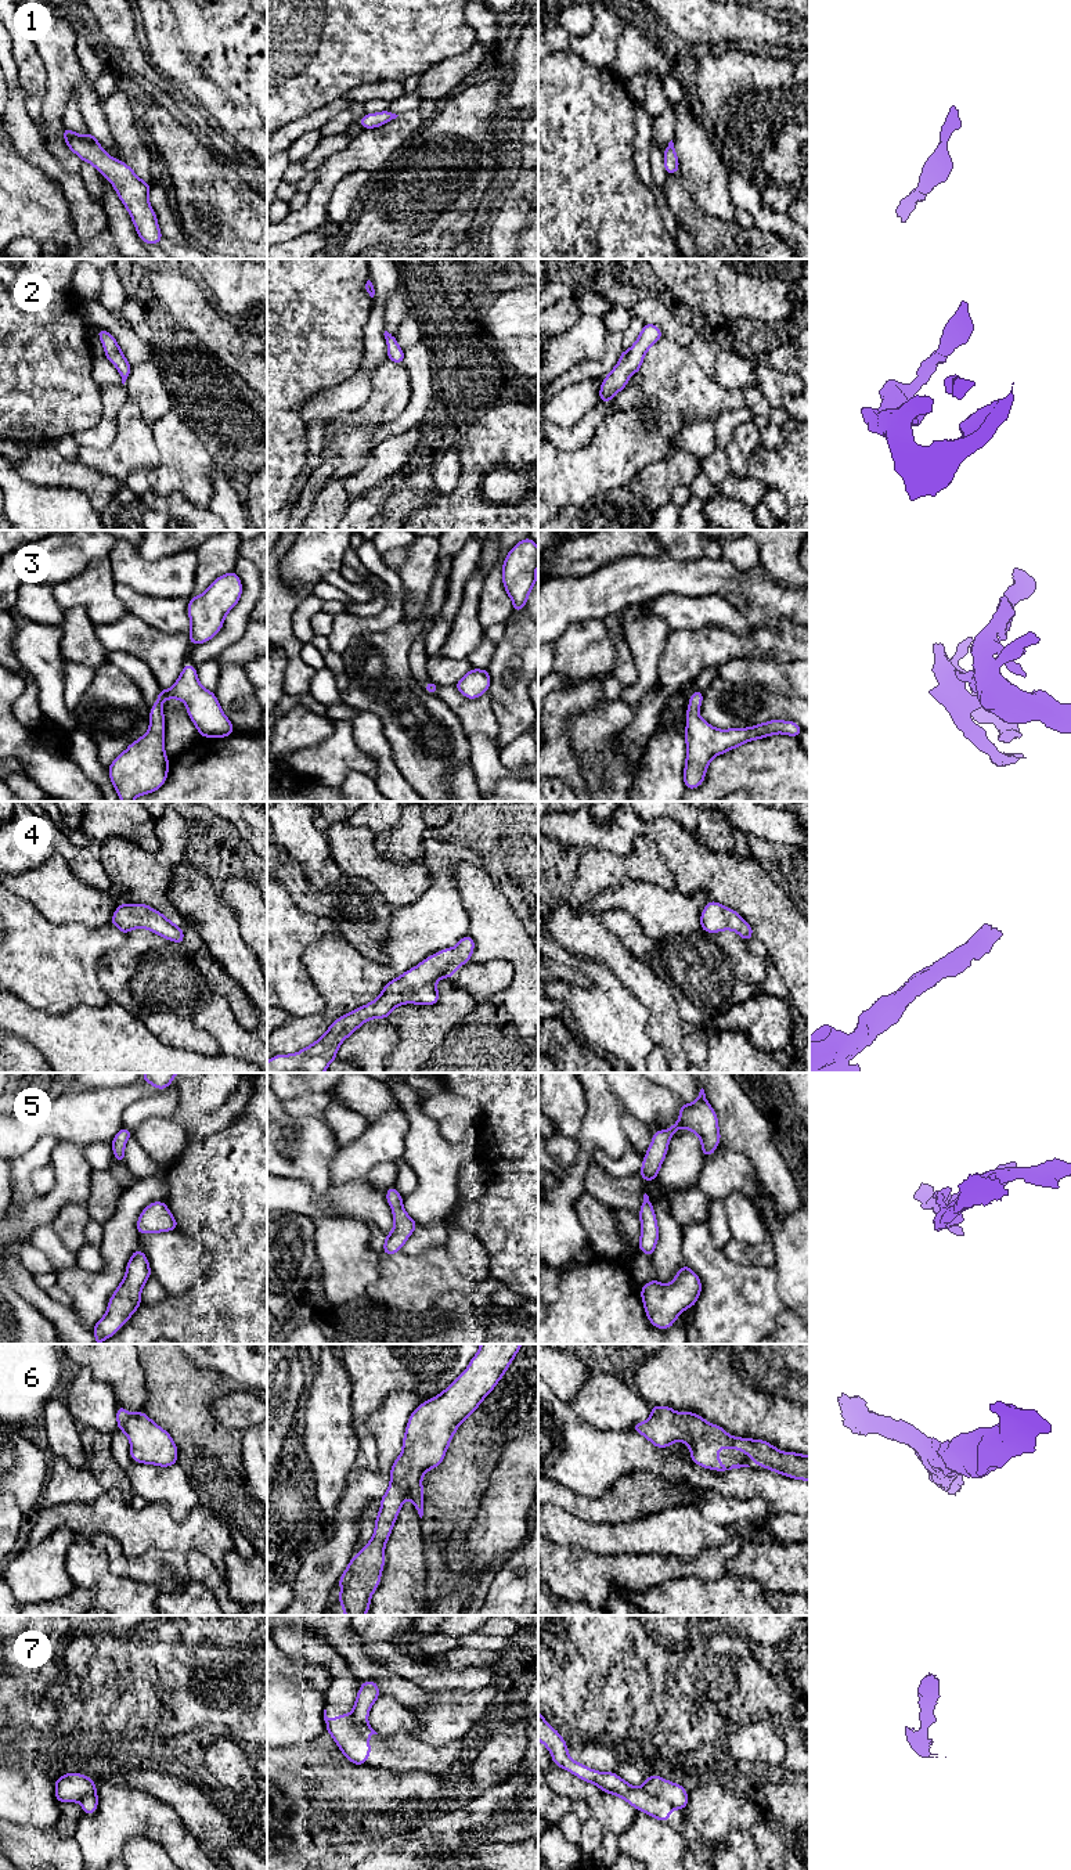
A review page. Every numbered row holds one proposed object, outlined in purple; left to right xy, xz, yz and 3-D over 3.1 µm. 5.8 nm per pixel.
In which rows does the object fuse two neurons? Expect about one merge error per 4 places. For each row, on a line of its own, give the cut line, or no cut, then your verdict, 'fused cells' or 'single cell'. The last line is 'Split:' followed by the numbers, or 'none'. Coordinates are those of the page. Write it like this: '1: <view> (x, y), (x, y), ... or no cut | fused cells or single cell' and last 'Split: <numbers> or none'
1: no cut | single cell
2: no cut | single cell
3: no cut | single cell
4: no cut | single cell
5: no cut | single cell
6: no cut | single cell
7: yz (641, 1787), (649, 1795), (666, 1801), (673, 1808) | fused cells
Split: 7

